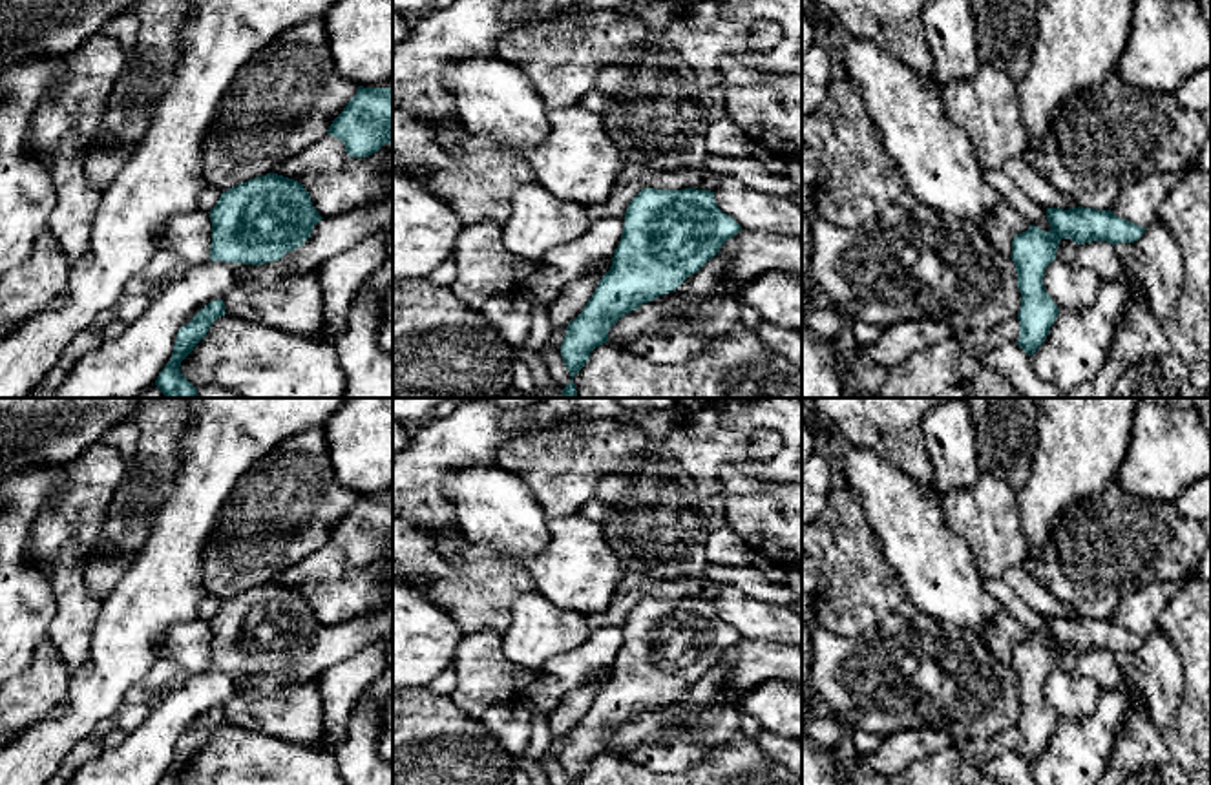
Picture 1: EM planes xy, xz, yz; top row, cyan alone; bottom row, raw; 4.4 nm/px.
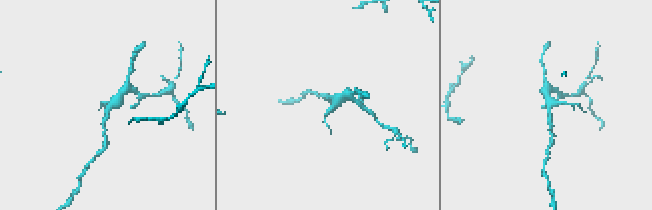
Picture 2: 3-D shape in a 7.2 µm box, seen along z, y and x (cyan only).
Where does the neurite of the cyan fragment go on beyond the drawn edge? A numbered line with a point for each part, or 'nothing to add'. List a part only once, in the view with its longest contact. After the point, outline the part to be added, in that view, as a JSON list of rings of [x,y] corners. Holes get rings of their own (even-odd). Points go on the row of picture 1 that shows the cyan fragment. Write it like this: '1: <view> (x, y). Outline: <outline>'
nothing to add

